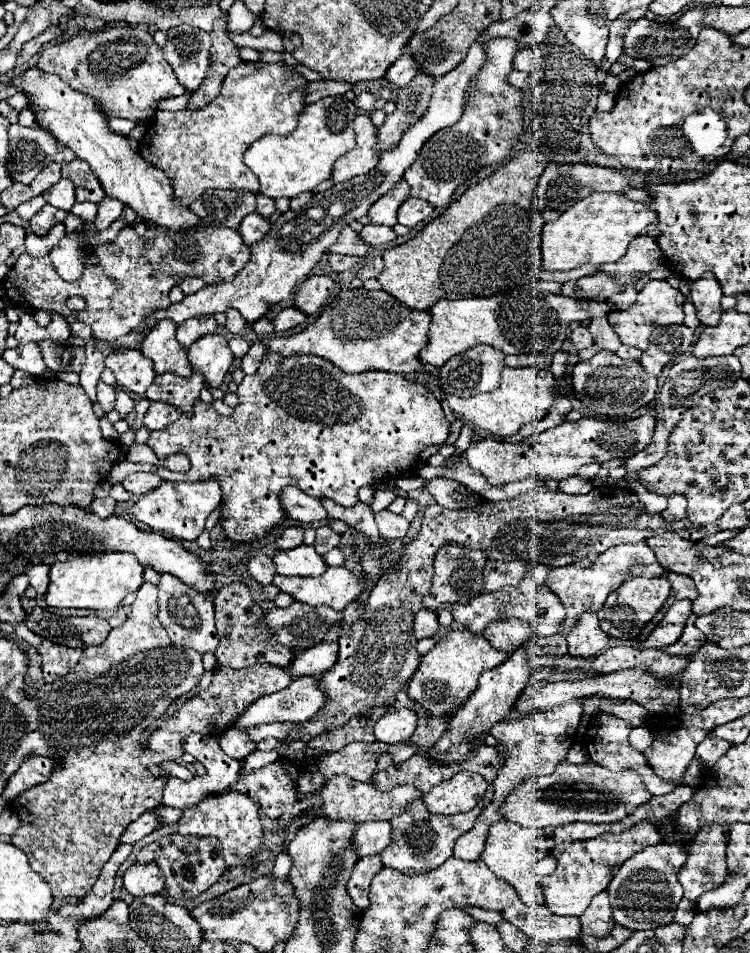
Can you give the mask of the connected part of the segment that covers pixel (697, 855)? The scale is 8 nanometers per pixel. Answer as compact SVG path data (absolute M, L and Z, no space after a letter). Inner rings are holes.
M710 824L710 828L702 828L702 832L698 832L698 836L694 836L694 840L688 844L688 860L678 872L678 882L684 888L684 898L688 898L690 902L696 902L698 896L702 896L708 890L718 888L718 884L726 880L728 876L728 868L726 868L728 836L730 836L730 824L726 828L722 828L722 824Z

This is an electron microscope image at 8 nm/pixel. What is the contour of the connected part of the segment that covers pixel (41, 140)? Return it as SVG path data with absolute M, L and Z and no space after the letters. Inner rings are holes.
M22 124L10 126L10 152L10 174L22 184L32 182L48 162L68 164L74 160L74 152L70 152L70 148L62 148L54 136Z

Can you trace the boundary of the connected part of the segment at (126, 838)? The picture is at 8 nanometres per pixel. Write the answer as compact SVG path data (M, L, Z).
M158 808L148 810L148 812L144 812L138 820L134 820L134 822L128 826L128 830L124 832L124 836L122 836L120 842L134 844L134 842L142 840L146 834L150 834L152 830L156 830L158 824L160 824L160 812L158 812Z

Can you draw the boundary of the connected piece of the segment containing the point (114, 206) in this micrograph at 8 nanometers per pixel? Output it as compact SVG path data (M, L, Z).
M110 196L102 198L102 202L98 204L98 216L94 220L94 226L98 230L106 230L114 220L120 218L124 204L118 204L118 200L110 200Z

